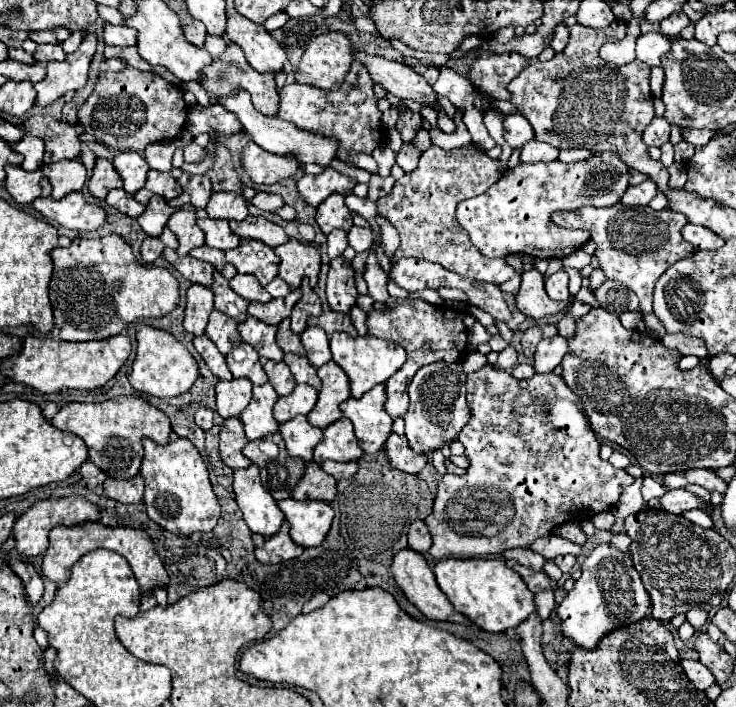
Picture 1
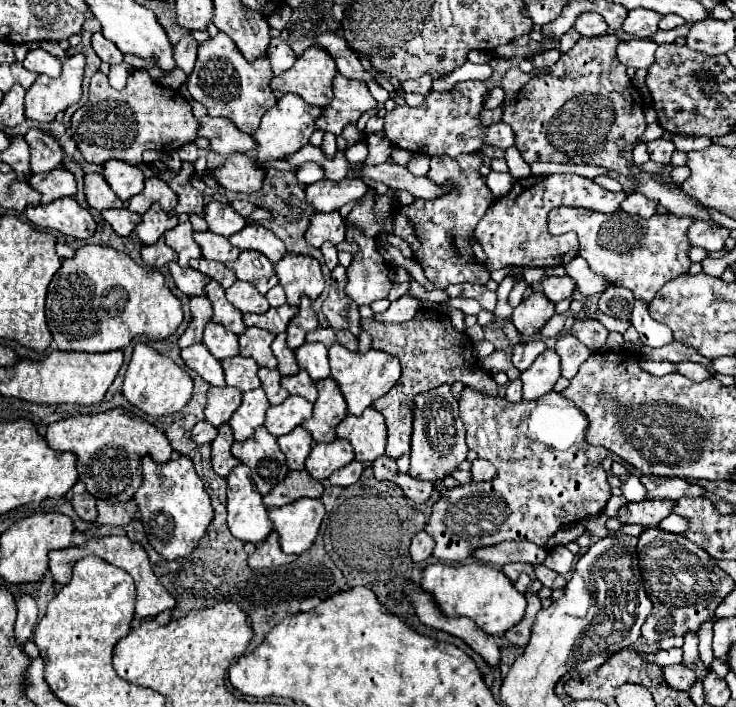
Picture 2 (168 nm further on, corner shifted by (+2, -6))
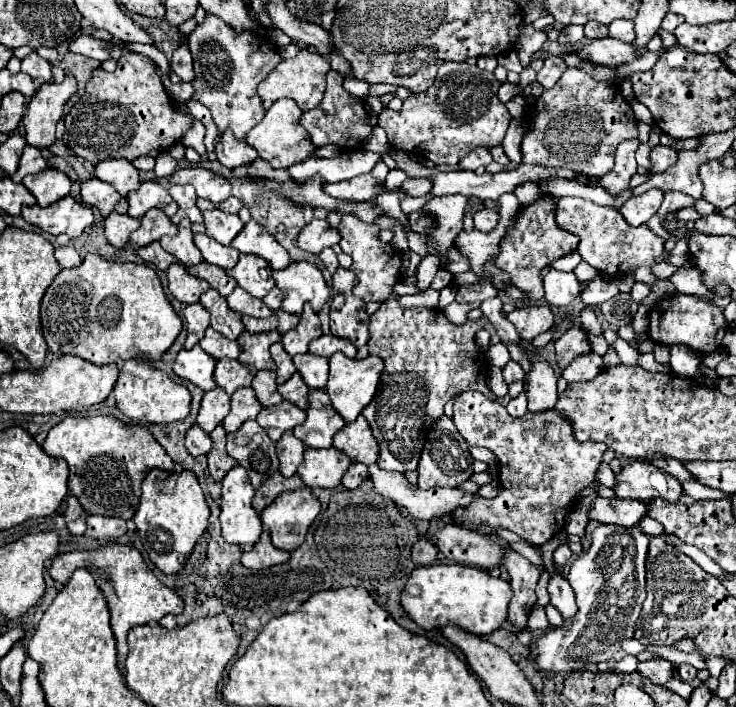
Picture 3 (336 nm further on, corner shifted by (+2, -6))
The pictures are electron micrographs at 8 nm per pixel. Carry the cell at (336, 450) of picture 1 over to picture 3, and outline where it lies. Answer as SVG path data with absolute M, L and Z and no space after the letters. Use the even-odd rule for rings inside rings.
M335 447L305 449L305 461L299 465L297 475L309 489L337 487L349 465L351 459L345 453L337 451Z

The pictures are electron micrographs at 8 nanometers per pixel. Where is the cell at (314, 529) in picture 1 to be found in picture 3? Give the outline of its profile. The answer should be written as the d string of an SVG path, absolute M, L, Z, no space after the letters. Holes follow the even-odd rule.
M311 489L285 491L267 509L263 509L261 521L271 533L271 541L277 549L295 551L303 545L319 511L321 503Z

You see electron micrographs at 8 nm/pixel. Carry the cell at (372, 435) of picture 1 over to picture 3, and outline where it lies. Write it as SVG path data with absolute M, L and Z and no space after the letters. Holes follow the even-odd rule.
M359 415L355 421L347 423L337 435L333 437L333 447L347 453L353 463L365 463L371 465L379 457L379 445L373 437L373 431L363 415Z

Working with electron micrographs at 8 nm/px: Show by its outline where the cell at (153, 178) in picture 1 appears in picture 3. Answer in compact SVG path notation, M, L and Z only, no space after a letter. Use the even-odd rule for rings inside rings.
M143 181L137 191L131 191L127 195L127 203L129 203L129 215L137 219L141 219L151 207L165 211L167 217L173 217L177 211L177 203L169 195L169 191L157 181Z

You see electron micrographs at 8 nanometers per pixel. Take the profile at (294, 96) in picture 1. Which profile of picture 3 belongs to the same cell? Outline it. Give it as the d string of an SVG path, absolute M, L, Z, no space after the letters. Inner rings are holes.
M279 99L267 109L263 121L249 131L245 141L251 147L255 147L259 157L267 159L273 169L291 167L291 165L303 161L305 157L309 157L316 148L311 143L309 133L305 131L305 127L301 127L301 115L303 115L303 111L297 107L297 103L293 99Z

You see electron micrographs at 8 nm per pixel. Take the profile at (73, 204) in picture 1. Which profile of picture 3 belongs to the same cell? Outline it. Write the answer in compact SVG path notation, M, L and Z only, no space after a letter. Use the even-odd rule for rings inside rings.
M71 195L49 207L23 207L23 219L31 225L43 229L51 235L69 235L71 239L81 237L81 233L93 225L93 211L89 205L77 203Z

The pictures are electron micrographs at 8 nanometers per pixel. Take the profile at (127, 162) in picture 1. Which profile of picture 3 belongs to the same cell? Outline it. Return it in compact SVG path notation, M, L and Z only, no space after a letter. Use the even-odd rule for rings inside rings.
M107 159L95 165L95 177L113 185L119 195L127 197L129 191L135 191L141 185L139 171L133 167L133 163L125 159Z

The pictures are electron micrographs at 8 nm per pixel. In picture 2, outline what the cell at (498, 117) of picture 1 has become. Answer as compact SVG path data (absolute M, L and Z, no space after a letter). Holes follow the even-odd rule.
M491 171L485 177L485 181L487 181L487 187L491 189L491 193L501 193L501 195L507 195L507 191L515 183L515 179L509 173L495 173L495 171Z

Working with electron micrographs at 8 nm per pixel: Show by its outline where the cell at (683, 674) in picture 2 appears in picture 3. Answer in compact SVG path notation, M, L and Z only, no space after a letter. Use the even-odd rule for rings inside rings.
M651 659L651 661L643 661L643 663L639 663L639 667L637 667L637 671L643 675L643 677L647 677L651 683L655 683L655 685L665 685L669 679L673 679L673 675L675 675L675 667L669 663L669 661L665 661L665 659Z

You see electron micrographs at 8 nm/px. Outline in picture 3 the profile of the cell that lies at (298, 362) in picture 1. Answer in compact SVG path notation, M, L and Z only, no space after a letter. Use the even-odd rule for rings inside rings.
M295 373L289 381L279 385L279 393L285 401L295 403L301 409L309 409L309 387L305 387L305 381L299 373Z

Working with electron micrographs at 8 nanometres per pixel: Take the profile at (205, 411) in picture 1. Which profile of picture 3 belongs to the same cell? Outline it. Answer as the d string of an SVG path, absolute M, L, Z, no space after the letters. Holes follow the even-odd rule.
M195 425L193 429L189 429L187 435L185 435L185 447L187 447L187 451L189 451L193 457L207 455L209 449L211 449L211 445L213 445L211 437L209 437L199 425Z

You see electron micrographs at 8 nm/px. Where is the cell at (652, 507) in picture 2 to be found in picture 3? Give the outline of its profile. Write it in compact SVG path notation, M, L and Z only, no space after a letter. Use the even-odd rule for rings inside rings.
M597 497L589 517L599 523L615 523L621 527L635 527L647 515L647 501L629 501L629 499L603 499Z

